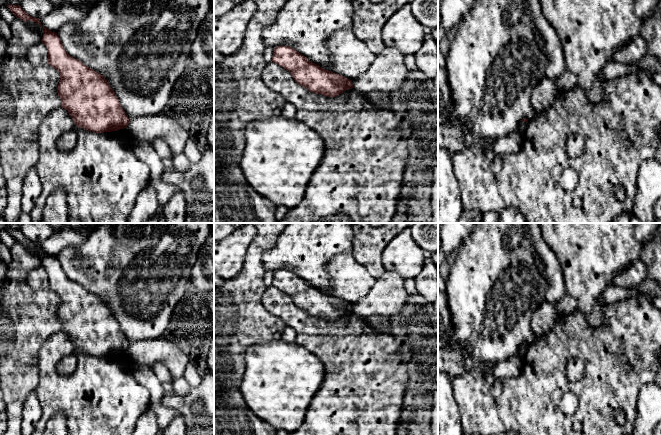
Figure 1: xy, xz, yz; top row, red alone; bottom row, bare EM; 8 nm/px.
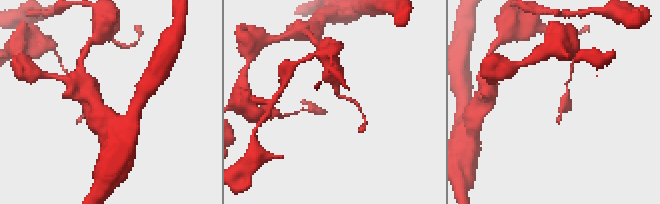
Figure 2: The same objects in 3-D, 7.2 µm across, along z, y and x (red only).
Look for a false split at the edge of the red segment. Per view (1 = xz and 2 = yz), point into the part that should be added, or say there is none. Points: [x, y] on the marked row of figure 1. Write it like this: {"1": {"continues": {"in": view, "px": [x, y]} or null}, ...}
{"1": {"continues": null}, "2": {"continues": null}}

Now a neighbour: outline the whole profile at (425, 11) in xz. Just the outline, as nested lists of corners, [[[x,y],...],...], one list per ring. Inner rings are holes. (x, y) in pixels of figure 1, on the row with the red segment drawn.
[[[412,0],[410,6],[414,17],[427,31],[438,28],[438,0]]]

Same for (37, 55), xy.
[[[41,41],[28,48],[26,54],[27,60],[33,66],[48,65],[48,50],[44,43]]]

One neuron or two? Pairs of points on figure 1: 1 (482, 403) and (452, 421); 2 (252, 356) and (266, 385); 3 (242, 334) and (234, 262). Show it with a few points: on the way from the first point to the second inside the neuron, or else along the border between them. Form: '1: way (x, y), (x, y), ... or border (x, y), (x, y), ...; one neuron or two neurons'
1: border (454, 393), (462, 424); two neurons
2: way (259, 363), (266, 370), (266, 378); one neuron
3: border (246, 254), (243, 268), (234, 276), (225, 279); two neurons

